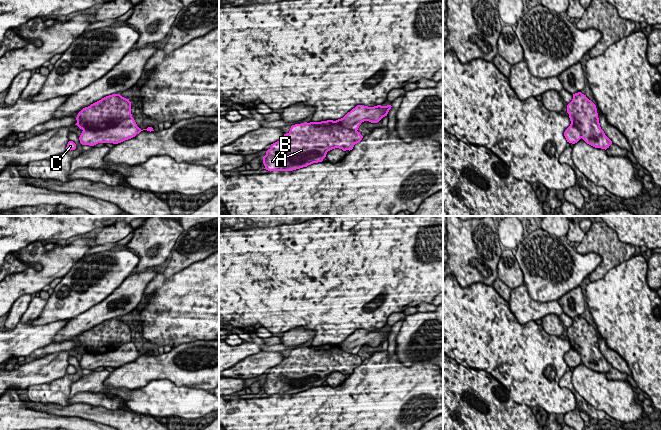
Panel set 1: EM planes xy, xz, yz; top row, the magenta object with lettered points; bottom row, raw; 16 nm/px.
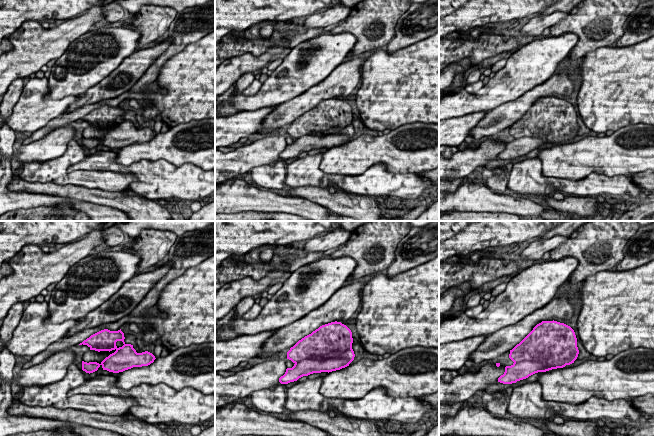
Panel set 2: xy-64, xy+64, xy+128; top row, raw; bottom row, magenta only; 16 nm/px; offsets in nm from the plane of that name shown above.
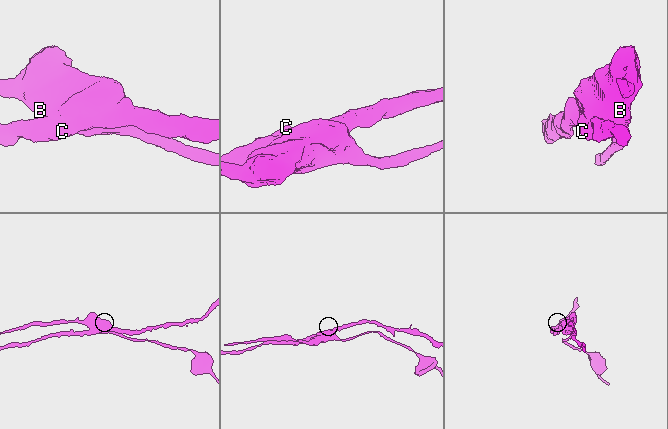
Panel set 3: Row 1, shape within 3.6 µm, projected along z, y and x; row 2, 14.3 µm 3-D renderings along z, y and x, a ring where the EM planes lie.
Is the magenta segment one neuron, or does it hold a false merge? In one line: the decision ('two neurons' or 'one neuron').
two neurons

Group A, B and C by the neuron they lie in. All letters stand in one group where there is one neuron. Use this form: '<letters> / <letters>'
A B / C

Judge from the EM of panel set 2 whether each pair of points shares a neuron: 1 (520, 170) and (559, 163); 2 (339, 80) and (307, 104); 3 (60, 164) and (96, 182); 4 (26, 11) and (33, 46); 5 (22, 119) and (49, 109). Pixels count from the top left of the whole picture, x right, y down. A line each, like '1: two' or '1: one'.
1: two
2: one
3: one
4: two
5: one

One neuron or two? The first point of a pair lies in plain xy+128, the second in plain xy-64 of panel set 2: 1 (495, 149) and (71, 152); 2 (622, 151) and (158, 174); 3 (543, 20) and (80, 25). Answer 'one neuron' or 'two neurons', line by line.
1: two neurons
2: two neurons
3: two neurons

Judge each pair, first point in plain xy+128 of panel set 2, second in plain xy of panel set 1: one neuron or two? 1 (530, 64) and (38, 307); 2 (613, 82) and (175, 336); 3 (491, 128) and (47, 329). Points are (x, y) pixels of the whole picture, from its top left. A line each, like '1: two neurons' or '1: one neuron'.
1: two neurons
2: one neuron
3: two neurons

